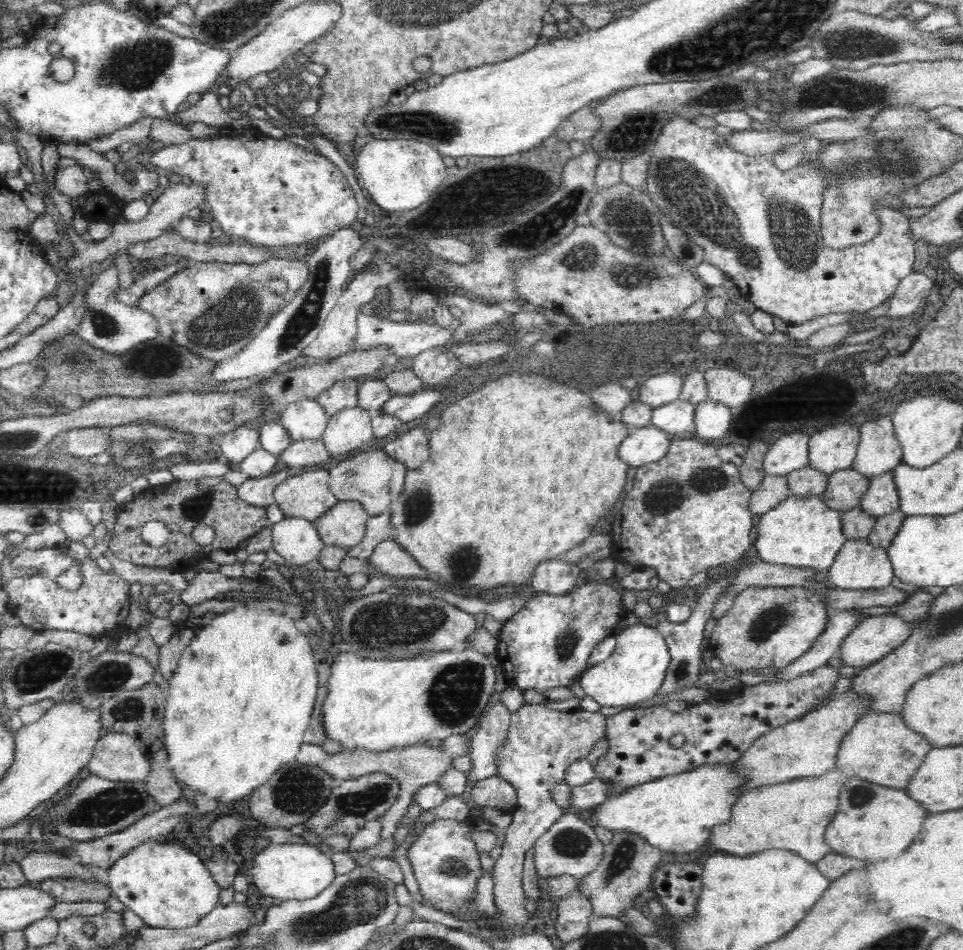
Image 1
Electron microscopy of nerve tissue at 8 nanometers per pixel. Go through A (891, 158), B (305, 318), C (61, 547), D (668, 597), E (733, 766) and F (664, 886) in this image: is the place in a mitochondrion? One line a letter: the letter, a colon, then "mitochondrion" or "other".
A: mitochondrion
B: mitochondrion
C: other
D: other
E: other
F: other

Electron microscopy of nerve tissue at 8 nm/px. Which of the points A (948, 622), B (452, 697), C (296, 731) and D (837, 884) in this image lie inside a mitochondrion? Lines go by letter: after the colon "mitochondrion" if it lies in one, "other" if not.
A: mitochondrion
B: mitochondrion
C: other
D: other

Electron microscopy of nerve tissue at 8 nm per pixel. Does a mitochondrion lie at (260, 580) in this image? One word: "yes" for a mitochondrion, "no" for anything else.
no

